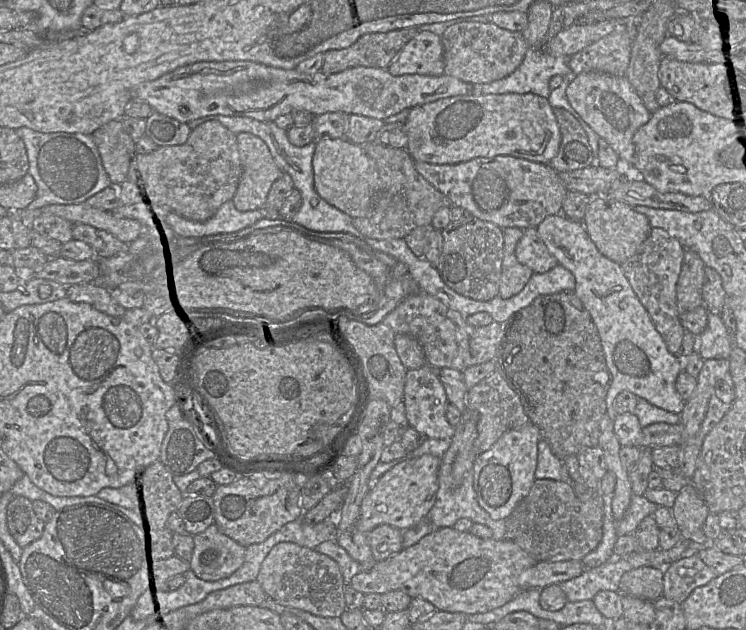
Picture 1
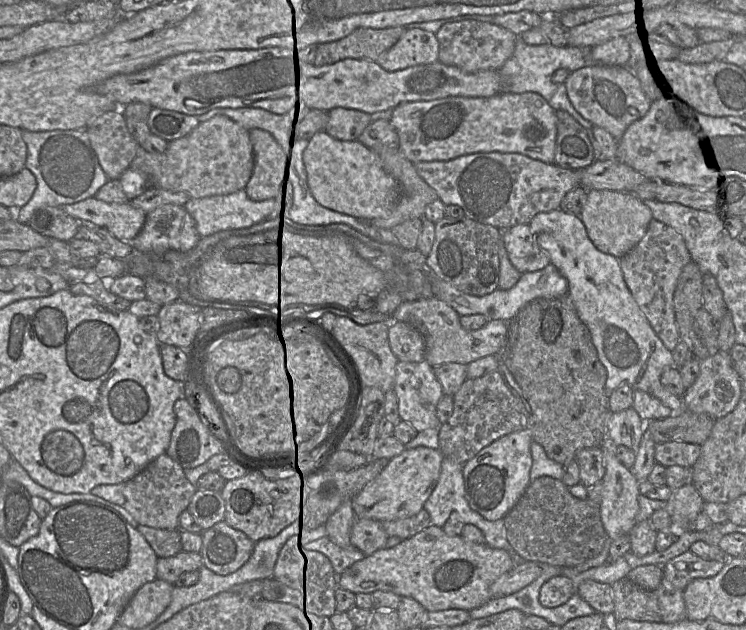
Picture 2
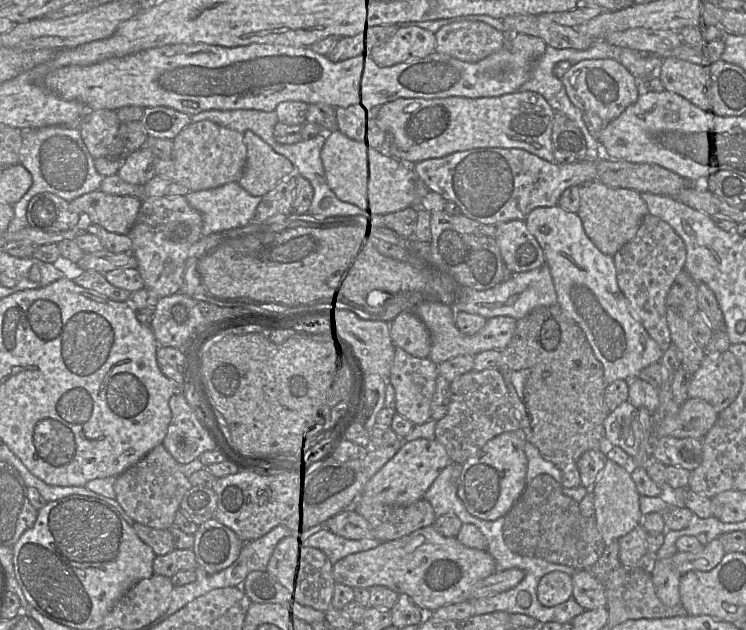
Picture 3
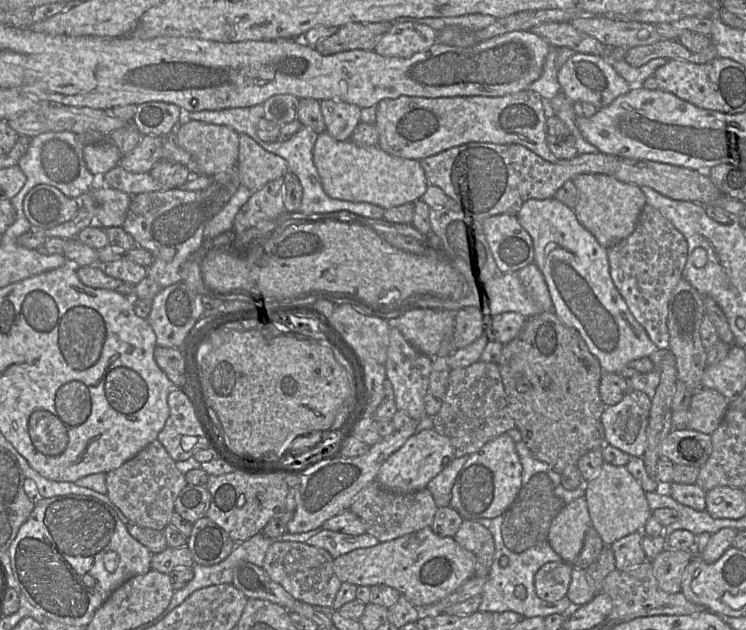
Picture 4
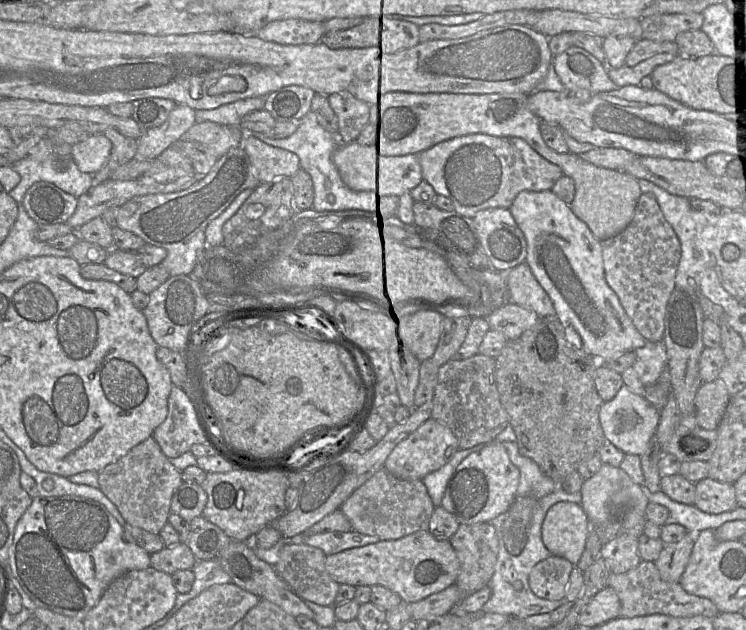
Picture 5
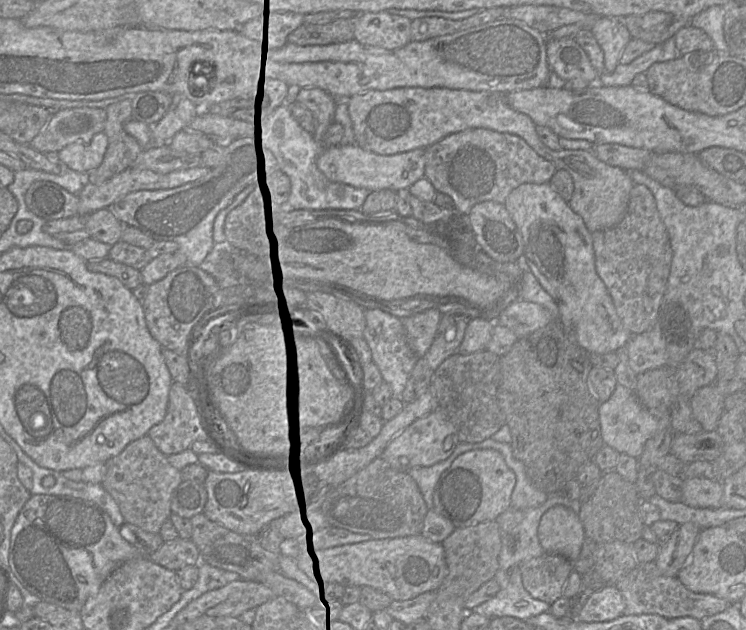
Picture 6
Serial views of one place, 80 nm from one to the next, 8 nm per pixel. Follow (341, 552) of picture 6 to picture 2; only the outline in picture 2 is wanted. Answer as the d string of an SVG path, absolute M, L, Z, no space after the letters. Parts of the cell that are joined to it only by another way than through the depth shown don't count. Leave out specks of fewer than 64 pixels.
M430 525L393 547L379 549L353 563L338 576L338 586L353 592L390 591L418 601L426 610L463 609L470 611L493 598L491 584L516 564L509 552L477 544L461 535L449 536L442 527Z

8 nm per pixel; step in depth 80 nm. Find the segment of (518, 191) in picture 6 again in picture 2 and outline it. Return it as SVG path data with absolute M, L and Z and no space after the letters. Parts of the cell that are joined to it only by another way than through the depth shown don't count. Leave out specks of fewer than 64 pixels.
M560 208L536 214L528 225L538 245L549 256L550 264L553 264L567 279L567 295L579 318L589 329L599 360L607 371L607 397L616 388L629 385L633 390L641 390L655 397L673 412L683 410L682 397L671 393L660 381L663 371L674 367L672 352L665 347L657 336L633 298L625 283L619 259L599 251L588 237L579 216L565 213Z

